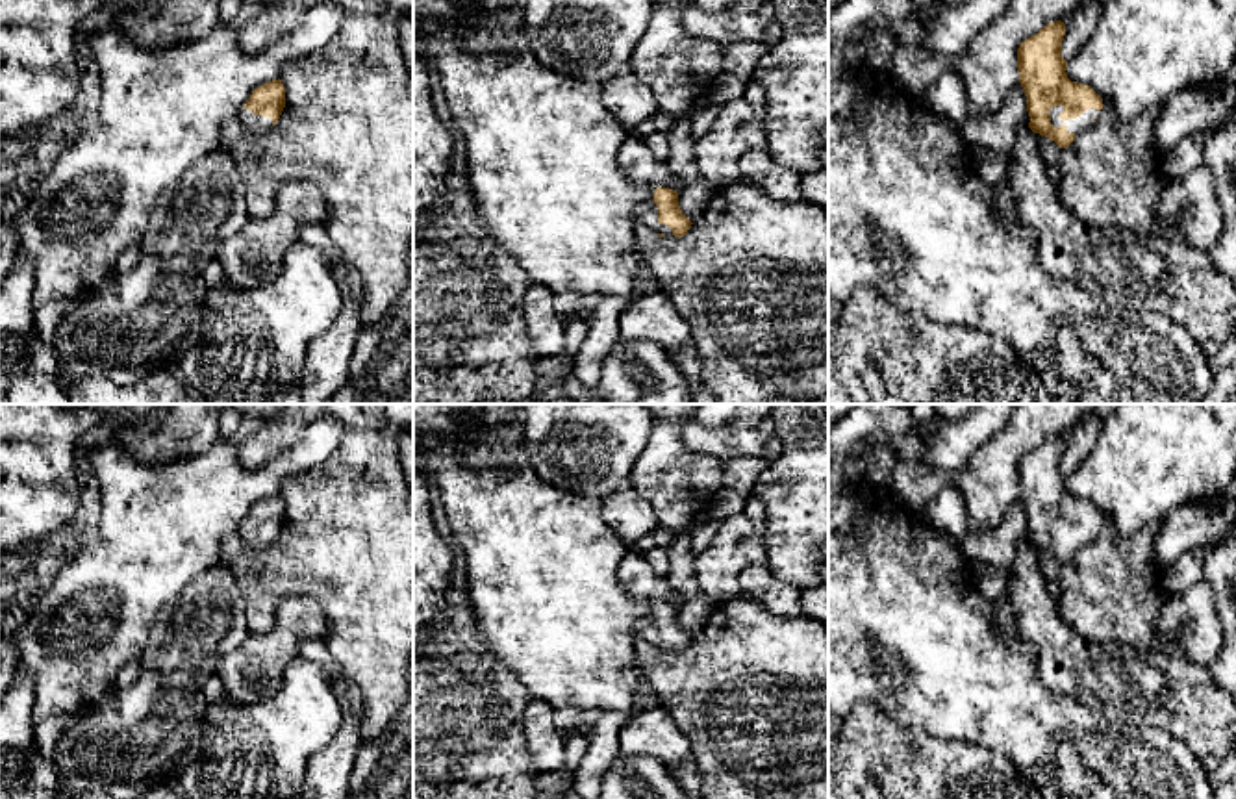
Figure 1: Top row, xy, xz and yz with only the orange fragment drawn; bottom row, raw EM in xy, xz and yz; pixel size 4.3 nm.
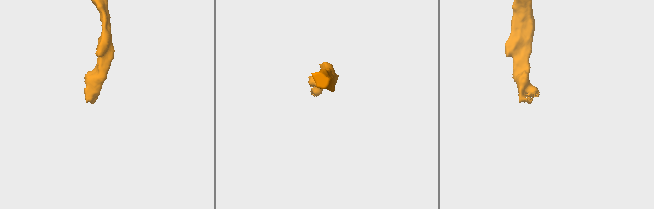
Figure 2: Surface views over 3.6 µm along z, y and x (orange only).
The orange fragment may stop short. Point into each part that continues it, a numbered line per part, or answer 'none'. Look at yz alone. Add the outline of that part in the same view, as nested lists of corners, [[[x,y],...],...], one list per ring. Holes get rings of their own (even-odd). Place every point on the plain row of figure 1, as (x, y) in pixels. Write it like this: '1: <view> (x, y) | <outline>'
1: yz (1086, 534) | [[[1062,521],[1051,523],[1049,530],[1051,530],[1051,539],[1060,543],[1062,539],[1067,541],[1069,549],[1078,551],[1082,545],[1091,543],[1095,534],[1101,530],[1101,526],[1097,525],[1086,525],[1080,532],[1077,534],[1069,534],[1069,536],[1062,536],[1058,530],[1064,526]]]

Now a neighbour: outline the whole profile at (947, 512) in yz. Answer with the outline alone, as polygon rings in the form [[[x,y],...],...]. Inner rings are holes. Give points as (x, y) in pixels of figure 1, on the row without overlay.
[[[952,486],[941,489],[938,497],[925,508],[923,515],[936,530],[947,532],[958,541],[969,532],[969,517],[964,497]]]

